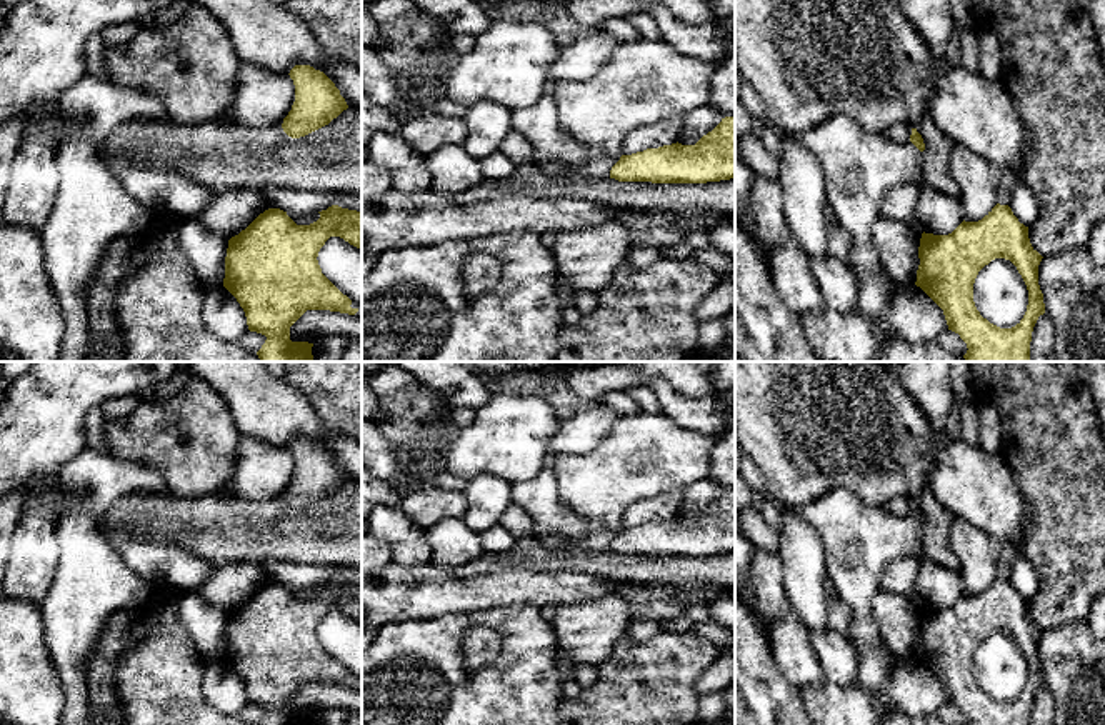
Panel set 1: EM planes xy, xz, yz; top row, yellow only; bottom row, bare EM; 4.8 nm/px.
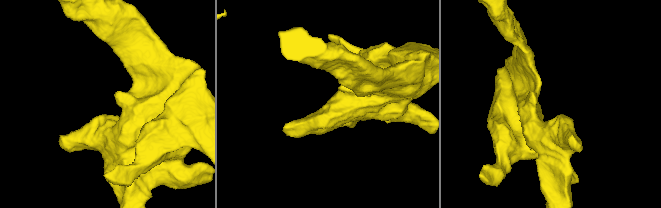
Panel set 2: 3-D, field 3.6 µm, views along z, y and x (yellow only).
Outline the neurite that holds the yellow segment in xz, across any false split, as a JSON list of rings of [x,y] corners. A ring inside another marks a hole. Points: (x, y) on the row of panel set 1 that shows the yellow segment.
[[[725,117],[695,145],[672,143],[622,155],[610,178],[618,182],[707,183],[735,178],[735,117]]]

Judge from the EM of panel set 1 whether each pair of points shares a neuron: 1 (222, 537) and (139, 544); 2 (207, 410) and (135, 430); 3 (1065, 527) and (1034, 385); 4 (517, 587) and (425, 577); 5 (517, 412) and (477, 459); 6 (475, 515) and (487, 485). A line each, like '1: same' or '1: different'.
1: different
2: same
3: same
4: same
5: same
6: same

